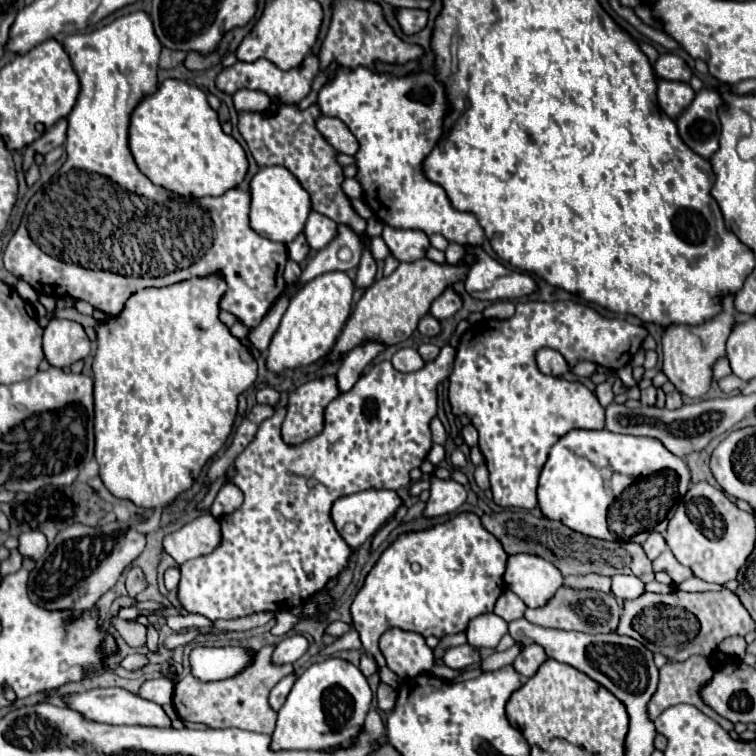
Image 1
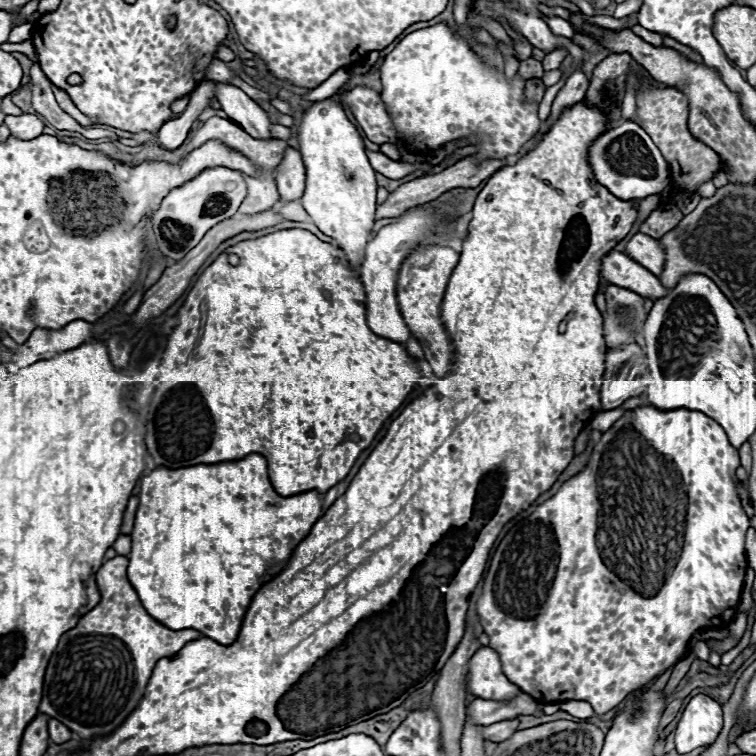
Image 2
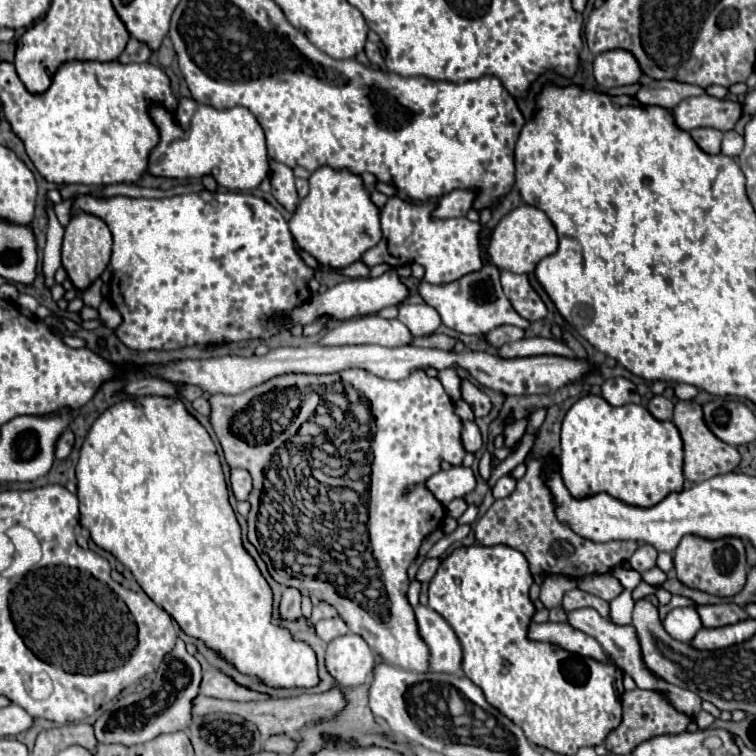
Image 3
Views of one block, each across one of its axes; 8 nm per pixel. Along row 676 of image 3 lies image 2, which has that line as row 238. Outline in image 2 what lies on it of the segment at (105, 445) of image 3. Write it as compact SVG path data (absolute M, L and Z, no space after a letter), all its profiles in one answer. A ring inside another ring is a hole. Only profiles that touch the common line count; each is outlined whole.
M280 230L256 240L244 240L224 254L220 254L212 266L208 266L194 288L190 290L186 302L178 312L178 324L168 338L168 346L160 364L160 386L152 396L152 404L148 406L146 416L146 448L154 458L156 466L164 468L184 468L194 464L218 464L240 460L246 454L262 454L268 460L268 474L274 490L280 496L294 496L308 490L318 490L318 494L326 494L338 482L342 482L352 470L356 458L374 442L382 424L400 408L400 404L408 398L414 386L422 380L422 372L418 368L418 360L412 358L406 350L406 344L392 342L388 338L376 336L366 324L366 292L360 280L360 274L350 266L348 258L338 246L318 240L308 230ZM228 254L236 254L240 262L232 266L228 262Z

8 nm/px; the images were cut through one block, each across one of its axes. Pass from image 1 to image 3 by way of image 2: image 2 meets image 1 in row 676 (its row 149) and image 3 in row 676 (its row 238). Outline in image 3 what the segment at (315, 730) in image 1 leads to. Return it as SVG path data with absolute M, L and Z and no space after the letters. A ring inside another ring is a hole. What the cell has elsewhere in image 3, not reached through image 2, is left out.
M358 634L338 636L328 642L326 668L342 686L360 686L374 668L374 652Z

